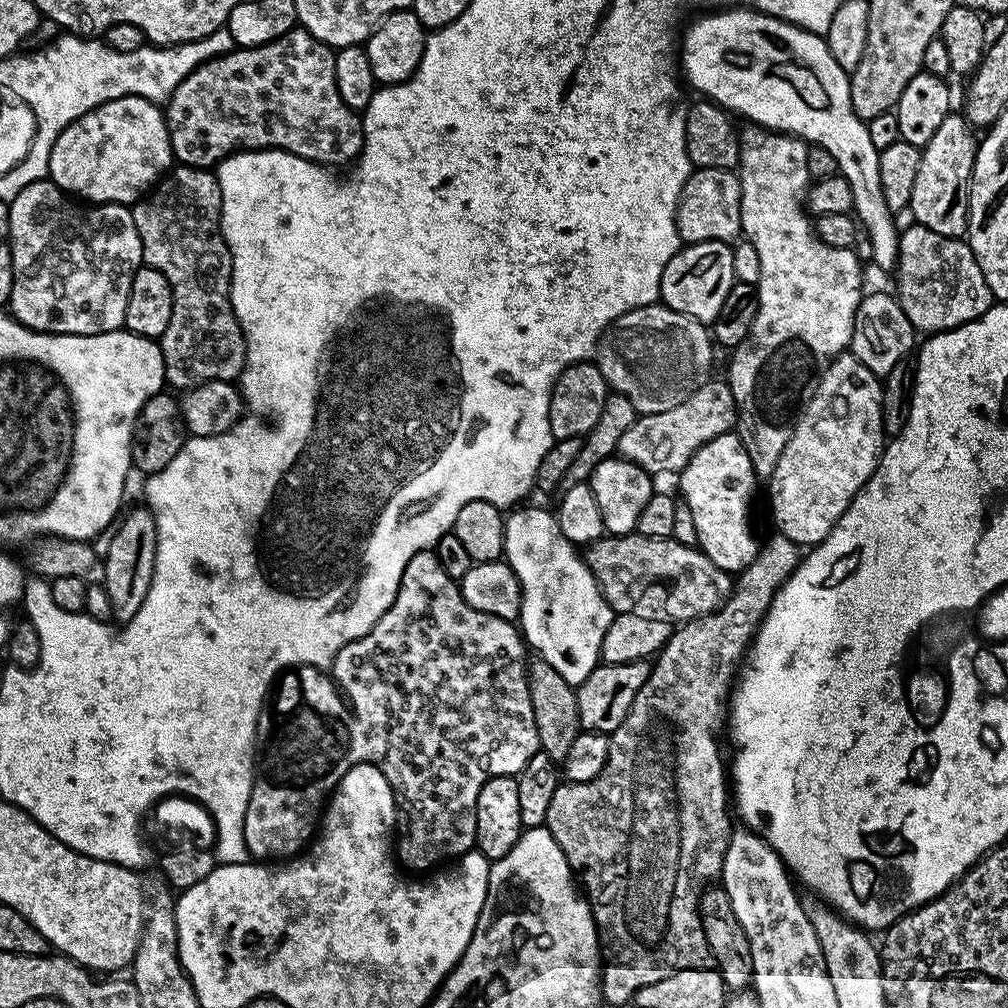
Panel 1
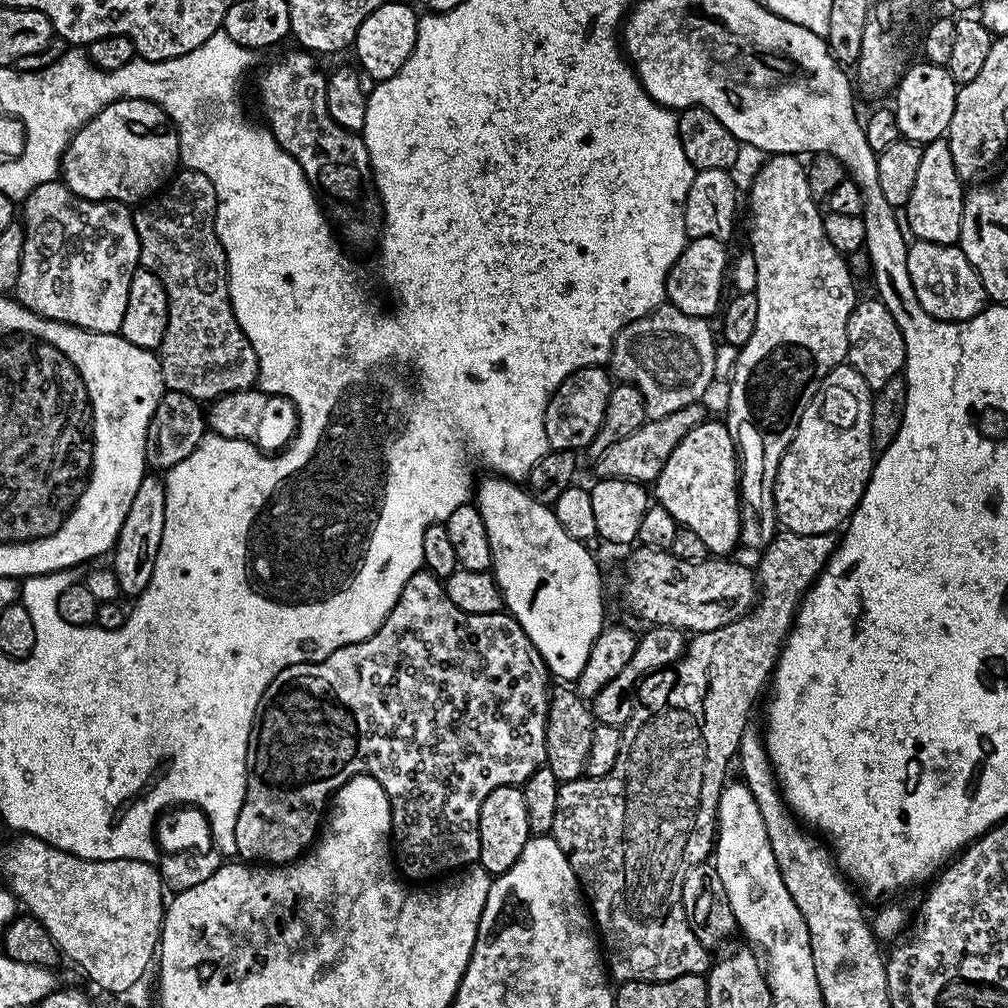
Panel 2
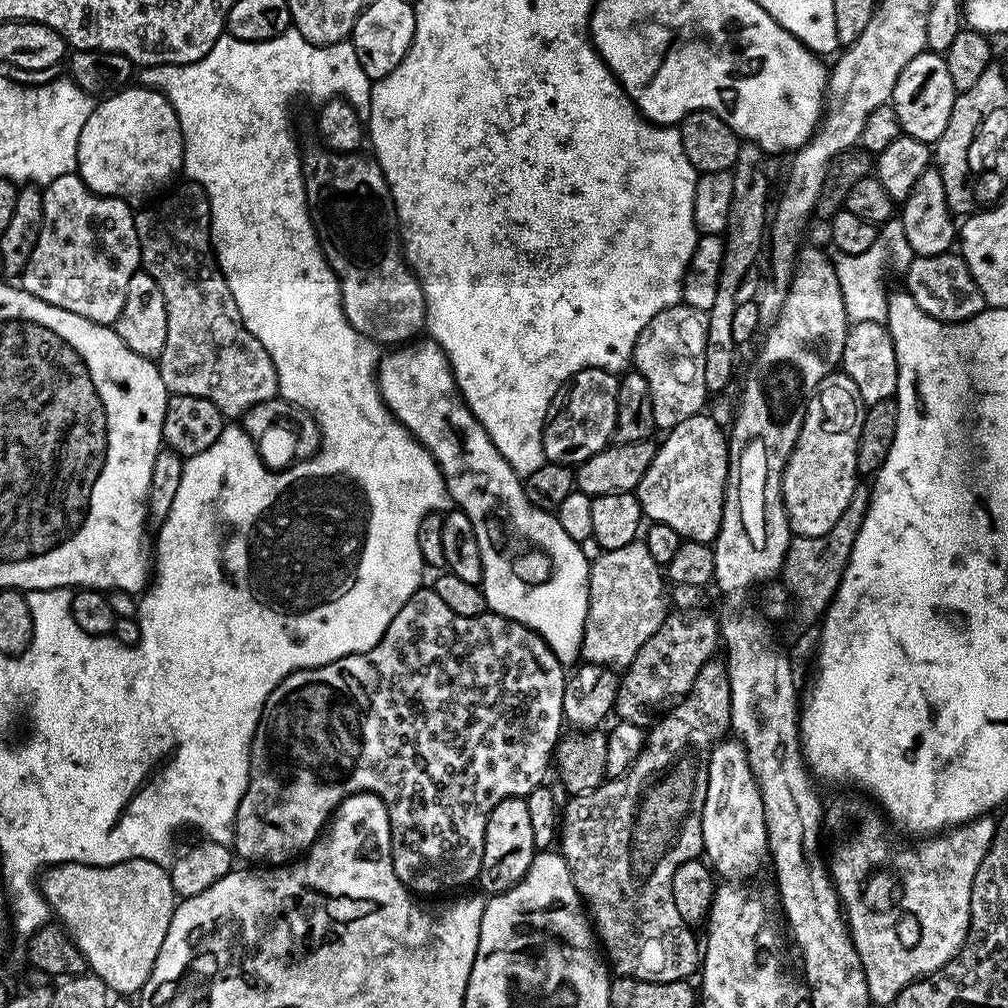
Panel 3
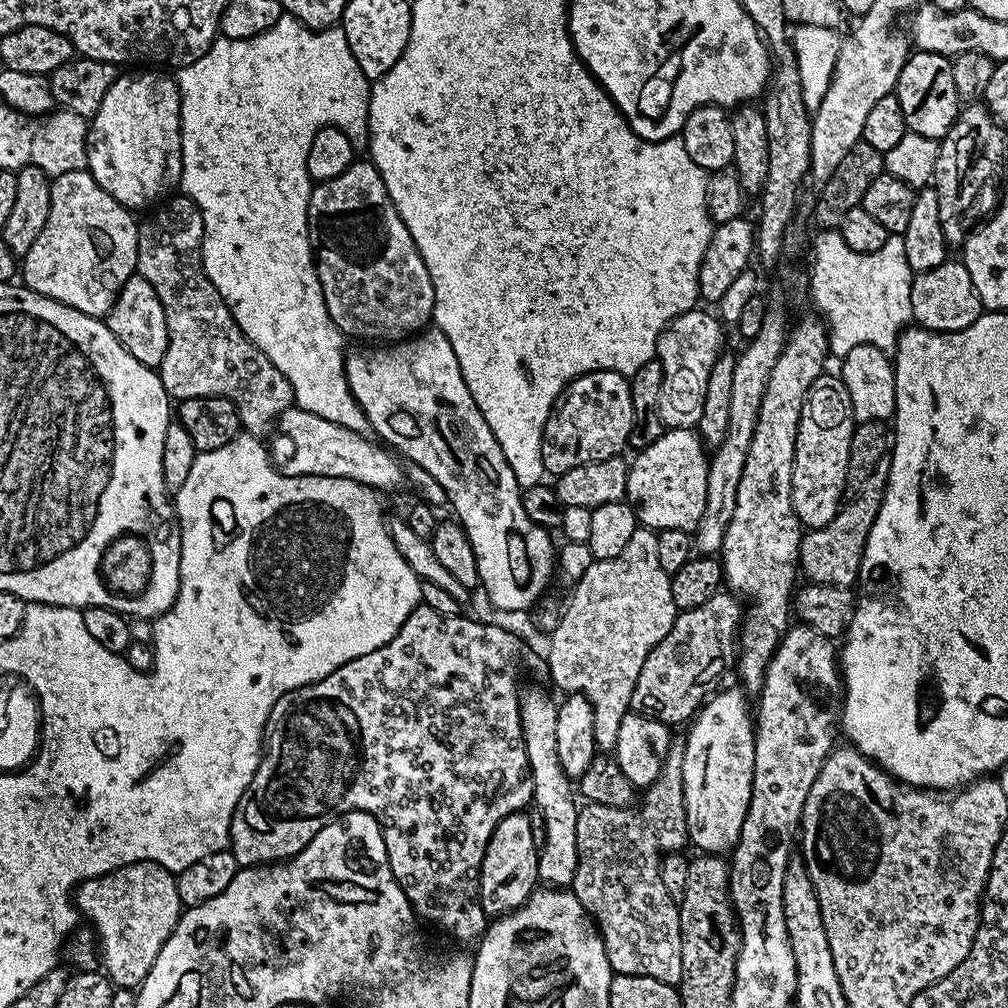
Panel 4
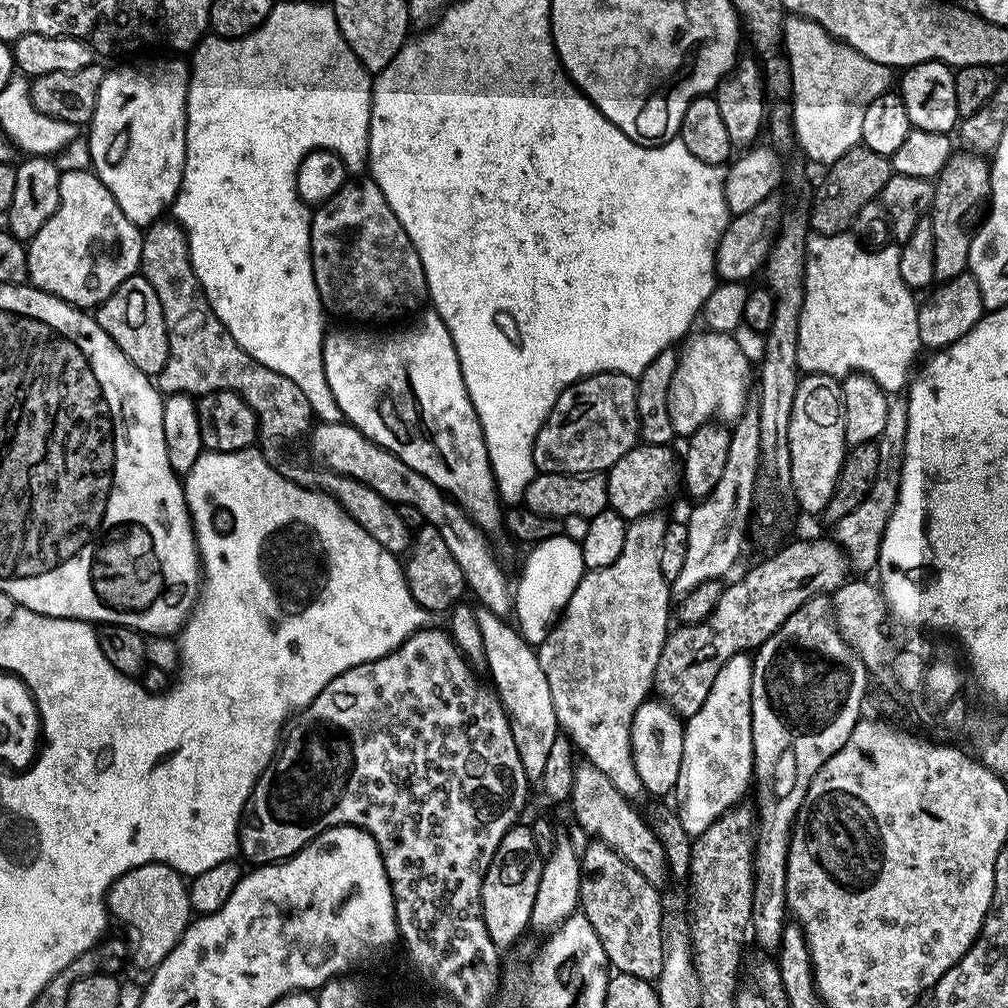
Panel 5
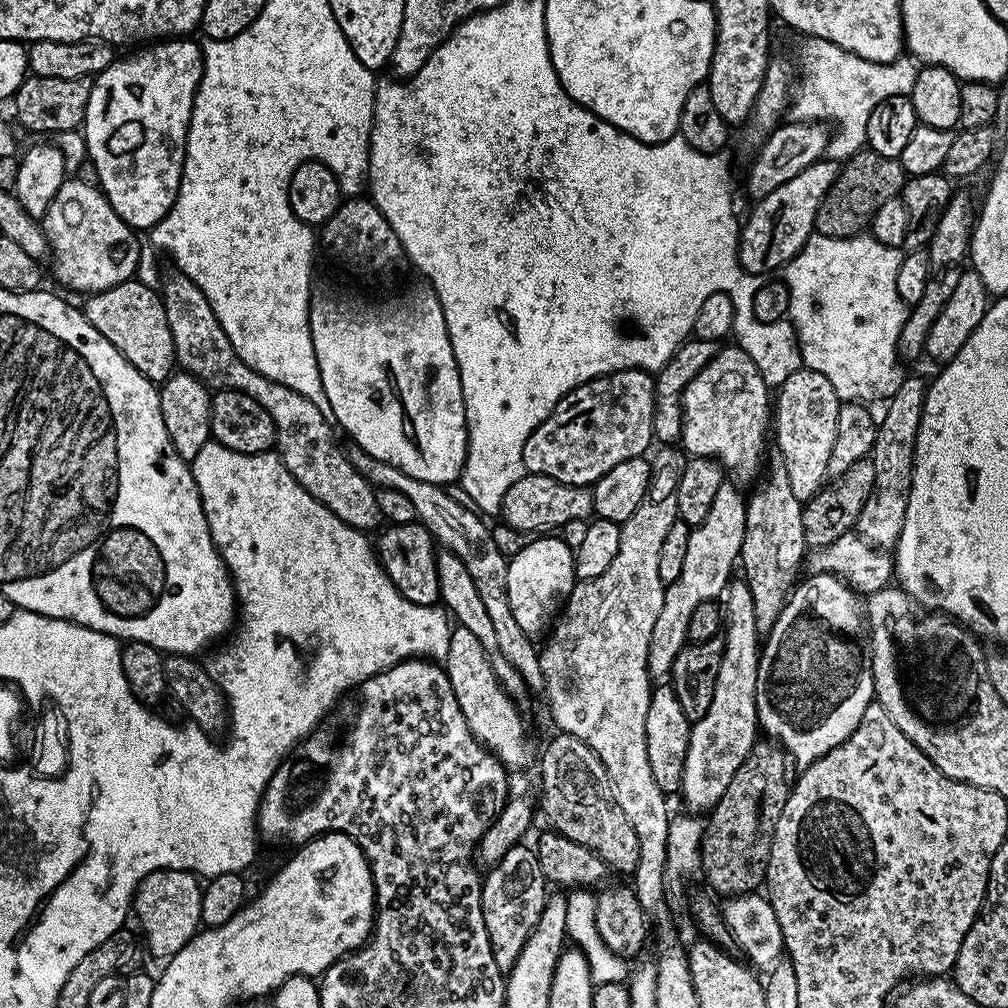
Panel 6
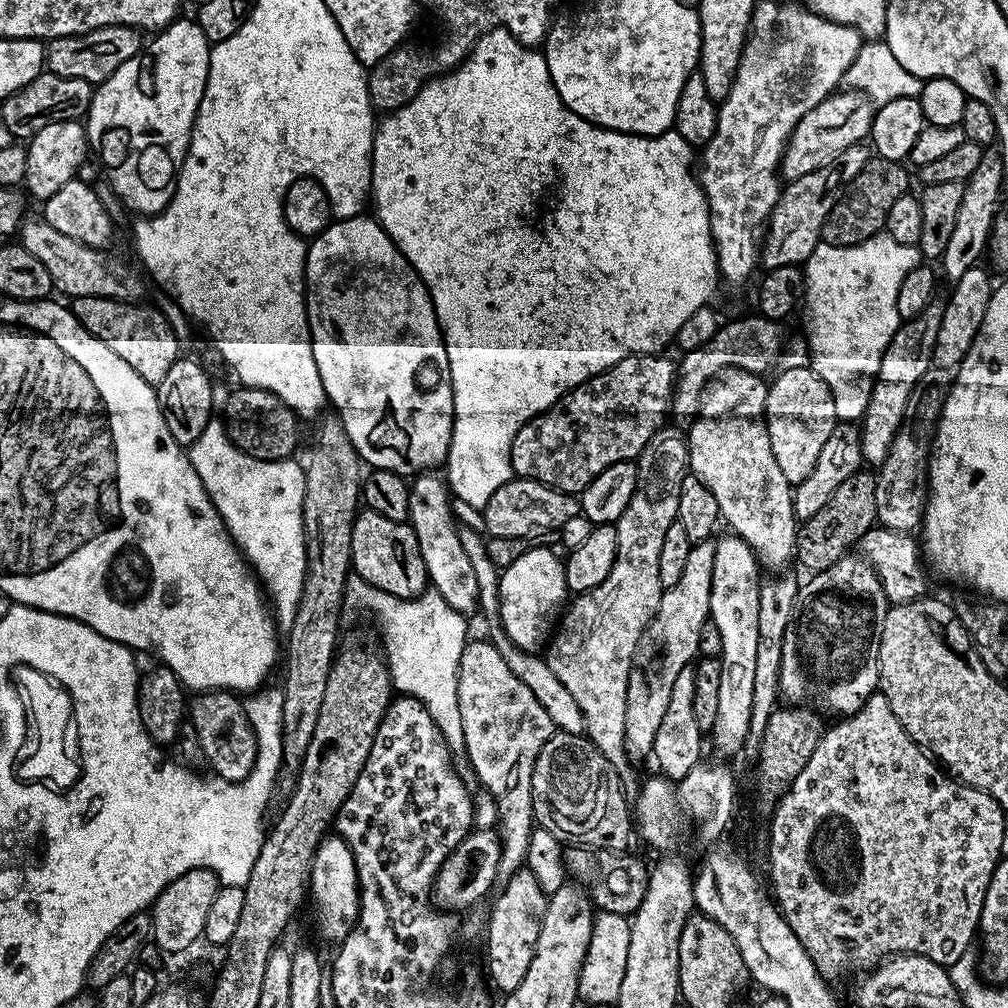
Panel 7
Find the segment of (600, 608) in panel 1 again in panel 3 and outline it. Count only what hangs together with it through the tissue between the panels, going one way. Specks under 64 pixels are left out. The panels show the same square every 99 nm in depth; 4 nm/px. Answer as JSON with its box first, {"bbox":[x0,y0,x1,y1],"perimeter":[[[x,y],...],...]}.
{"bbox":[376,338,589,665],"perimeter":[[[420,338],[389,352],[392,353],[389,356],[387,353],[381,359],[376,373],[380,396],[396,421],[407,428],[410,435],[436,459],[448,492],[452,495],[452,504],[464,512],[470,522],[474,522],[474,534],[478,534],[478,550],[482,554],[485,605],[498,615],[517,620],[530,631],[537,632],[561,664],[575,665],[581,659],[580,647],[588,613],[589,557],[582,554],[578,541],[562,530],[553,513],[534,506],[530,498],[526,498],[521,477],[517,476],[506,458],[502,458],[490,434],[486,434],[478,418],[464,403],[452,376],[448,356],[439,344],[431,338]]]}

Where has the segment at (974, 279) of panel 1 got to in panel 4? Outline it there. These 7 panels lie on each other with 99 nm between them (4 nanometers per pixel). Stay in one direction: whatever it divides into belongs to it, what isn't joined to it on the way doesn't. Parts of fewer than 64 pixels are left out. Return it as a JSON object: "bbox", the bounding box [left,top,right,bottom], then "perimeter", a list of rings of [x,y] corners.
{"bbox":[910,258,982,332],"perimeter":[[[955,258],[944,261],[942,266],[934,266],[934,270],[915,273],[910,286],[910,306],[913,321],[919,327],[927,328],[929,332],[957,332],[970,326],[982,314],[982,305],[978,298],[978,290],[974,290],[974,282],[970,282],[970,270]]]}

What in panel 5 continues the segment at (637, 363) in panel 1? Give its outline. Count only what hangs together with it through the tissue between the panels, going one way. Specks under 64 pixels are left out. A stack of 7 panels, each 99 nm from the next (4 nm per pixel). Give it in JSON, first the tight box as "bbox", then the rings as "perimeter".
{"bbox":[668,330,754,437],"perimeter":[[[700,330],[689,335],[678,348],[678,366],[674,370],[674,382],[670,382],[668,409],[670,422],[674,422],[677,437],[693,436],[703,424],[713,418],[720,422],[734,422],[749,407],[748,387],[754,384],[754,368],[748,365],[748,356],[740,349],[735,335],[726,332]]]}

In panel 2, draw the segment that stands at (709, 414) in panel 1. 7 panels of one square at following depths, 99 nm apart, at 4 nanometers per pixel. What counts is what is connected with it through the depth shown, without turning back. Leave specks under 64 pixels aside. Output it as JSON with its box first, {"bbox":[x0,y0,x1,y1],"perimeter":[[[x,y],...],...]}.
{"bbox":[594,402,706,481],"perimeter":[[[697,402],[682,410],[674,410],[674,414],[666,414],[657,420],[651,418],[645,420],[641,428],[634,430],[634,434],[622,438],[622,442],[614,442],[614,446],[610,446],[606,454],[595,460],[594,468],[597,472],[595,475],[605,480],[621,476],[623,480],[655,481],[664,469],[665,462],[670,458],[674,446],[678,446],[678,442],[682,442],[682,438],[686,438],[686,434],[706,418],[704,406],[703,403]]]}

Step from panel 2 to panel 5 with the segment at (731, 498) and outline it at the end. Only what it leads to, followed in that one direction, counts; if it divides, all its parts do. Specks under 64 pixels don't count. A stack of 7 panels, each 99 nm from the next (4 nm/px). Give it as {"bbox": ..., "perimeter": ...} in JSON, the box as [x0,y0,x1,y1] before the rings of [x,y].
{"bbox":[608,442,682,522],"perimeter":[[[640,442],[631,448],[614,466],[609,468],[608,478],[608,508],[617,512],[629,522],[653,515],[656,508],[671,494],[682,480],[682,472],[678,467],[678,456],[672,453],[668,446],[650,446]]]}

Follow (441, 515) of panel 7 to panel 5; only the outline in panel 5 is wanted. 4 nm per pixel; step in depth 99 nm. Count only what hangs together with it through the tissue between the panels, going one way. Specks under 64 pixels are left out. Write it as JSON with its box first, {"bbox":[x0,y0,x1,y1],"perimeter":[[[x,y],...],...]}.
{"bbox":[475,607,558,781],"perimeter":[[[481,607],[475,611],[484,647],[482,660],[488,663],[491,687],[508,715],[510,734],[514,734],[514,746],[518,746],[518,758],[522,758],[522,770],[529,781],[539,781],[546,766],[546,757],[550,755],[550,746],[554,746],[558,735],[554,702],[550,698],[550,685],[542,671],[542,662],[537,649],[525,642],[505,617]]]}

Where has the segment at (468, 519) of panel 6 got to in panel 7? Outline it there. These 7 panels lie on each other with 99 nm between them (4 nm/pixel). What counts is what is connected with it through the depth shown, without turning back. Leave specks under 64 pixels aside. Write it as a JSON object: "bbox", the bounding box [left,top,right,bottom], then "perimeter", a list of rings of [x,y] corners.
{"bbox":[460,526,584,736],"perimeter":[[[464,526],[460,528],[460,537],[462,538],[462,550],[466,550],[466,558],[470,558],[470,566],[474,566],[474,574],[478,578],[479,611],[484,612],[489,626],[494,628],[492,636],[490,635],[490,643],[500,651],[506,666],[510,666],[510,670],[514,670],[514,674],[518,674],[518,678],[522,682],[526,682],[526,686],[530,686],[530,694],[534,694],[534,698],[538,698],[538,702],[542,702],[542,710],[546,710],[546,714],[550,714],[553,729],[569,732],[575,736],[581,735],[584,732],[582,710],[578,710],[578,702],[574,702],[570,690],[566,690],[566,686],[562,686],[562,682],[558,682],[558,678],[554,678],[554,670],[550,670],[547,659],[531,652],[522,651],[518,645],[512,643],[512,639],[500,627],[501,569],[496,568],[494,562],[490,562],[485,537],[479,531],[477,532]]]}

